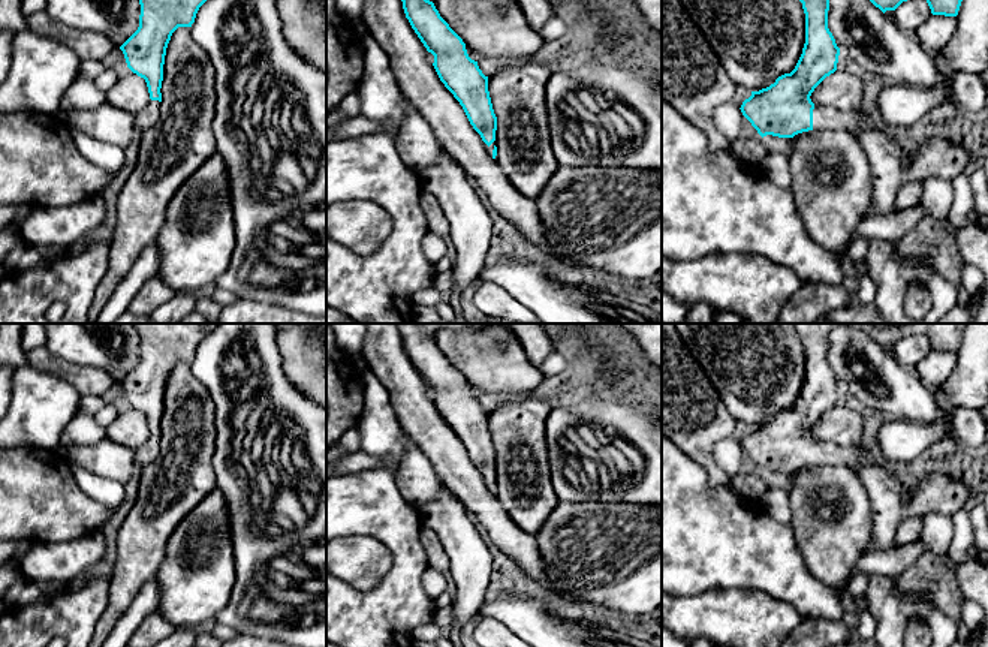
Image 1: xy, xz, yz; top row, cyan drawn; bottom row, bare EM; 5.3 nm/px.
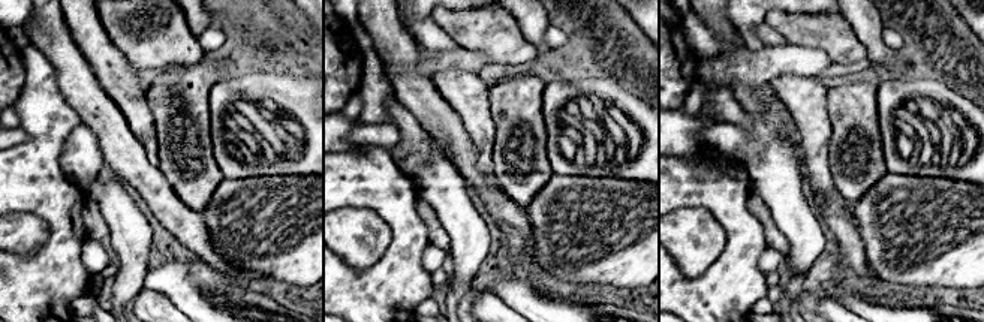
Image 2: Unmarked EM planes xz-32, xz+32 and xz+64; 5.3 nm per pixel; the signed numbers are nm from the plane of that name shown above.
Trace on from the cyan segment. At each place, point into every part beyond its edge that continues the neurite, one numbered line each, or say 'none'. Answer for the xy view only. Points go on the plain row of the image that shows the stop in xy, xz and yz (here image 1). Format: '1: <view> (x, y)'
1: xy (148, 451)

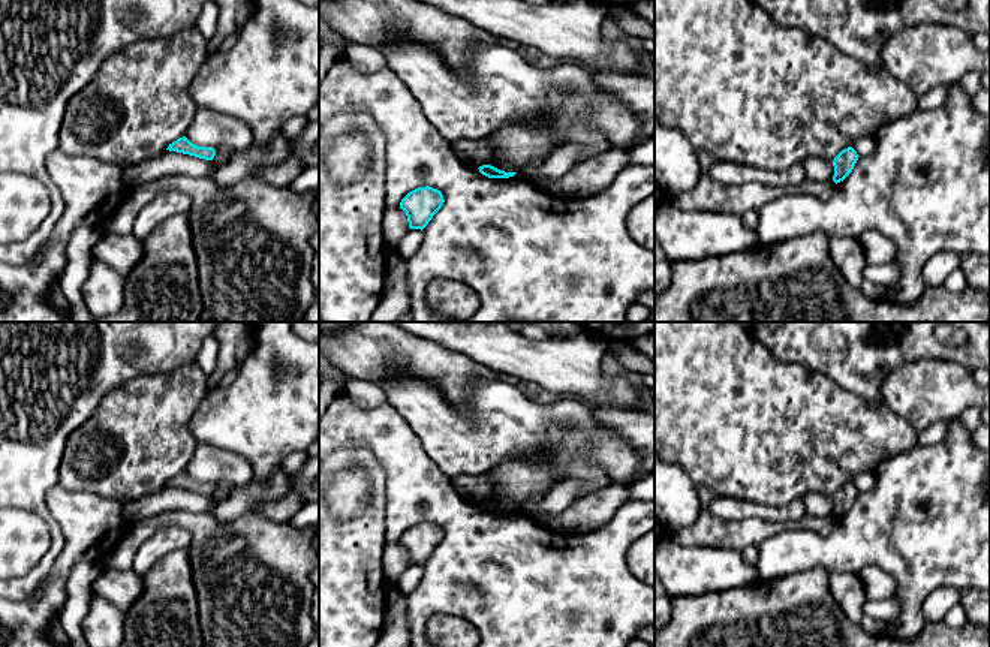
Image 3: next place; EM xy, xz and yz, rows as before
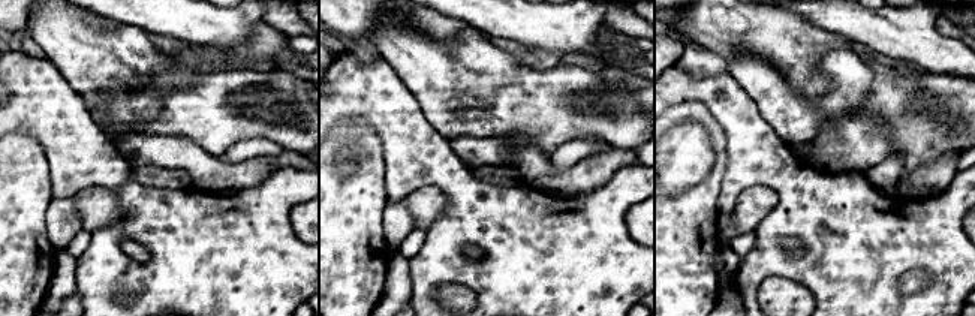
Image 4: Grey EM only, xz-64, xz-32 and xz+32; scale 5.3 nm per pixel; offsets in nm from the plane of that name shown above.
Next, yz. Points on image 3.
none

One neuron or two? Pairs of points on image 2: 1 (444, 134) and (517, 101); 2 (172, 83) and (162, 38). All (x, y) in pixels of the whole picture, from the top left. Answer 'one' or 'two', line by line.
1: two
2: two

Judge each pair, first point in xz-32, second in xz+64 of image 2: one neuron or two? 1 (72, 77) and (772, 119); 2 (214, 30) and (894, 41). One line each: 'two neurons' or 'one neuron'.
1: two neurons
2: one neuron

